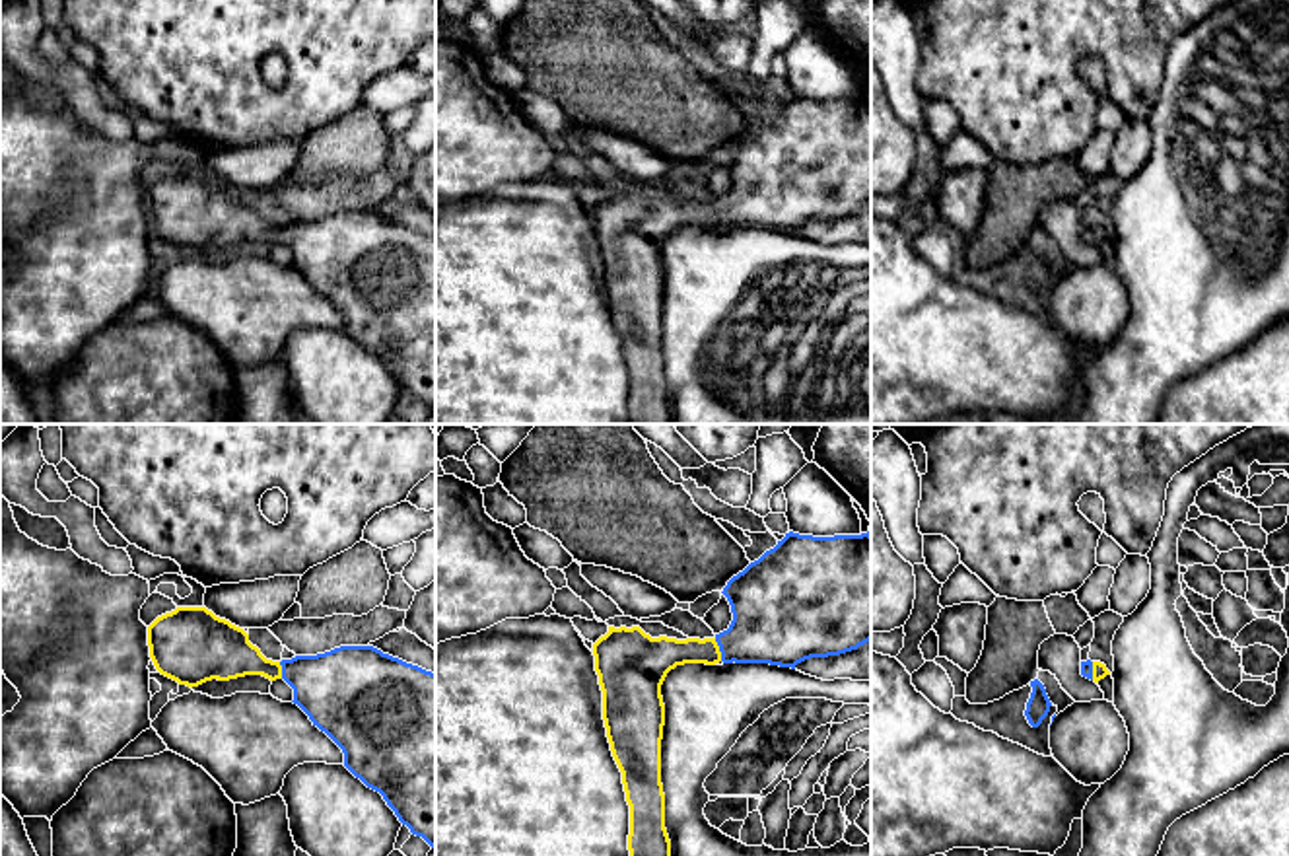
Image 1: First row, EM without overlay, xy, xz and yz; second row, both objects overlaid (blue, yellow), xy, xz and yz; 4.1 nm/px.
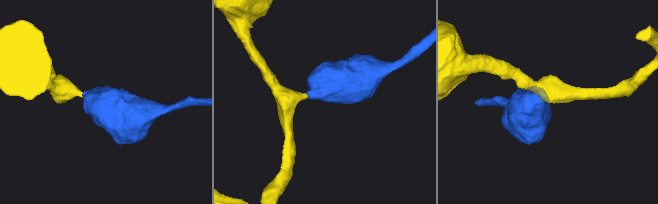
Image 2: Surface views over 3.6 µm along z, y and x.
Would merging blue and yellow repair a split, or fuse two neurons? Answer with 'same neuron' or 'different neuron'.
same neuron

